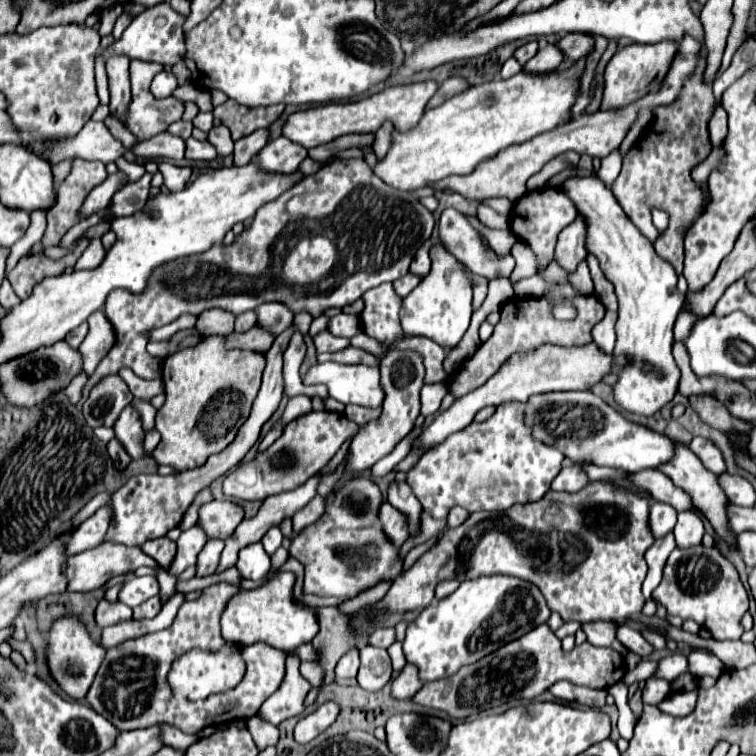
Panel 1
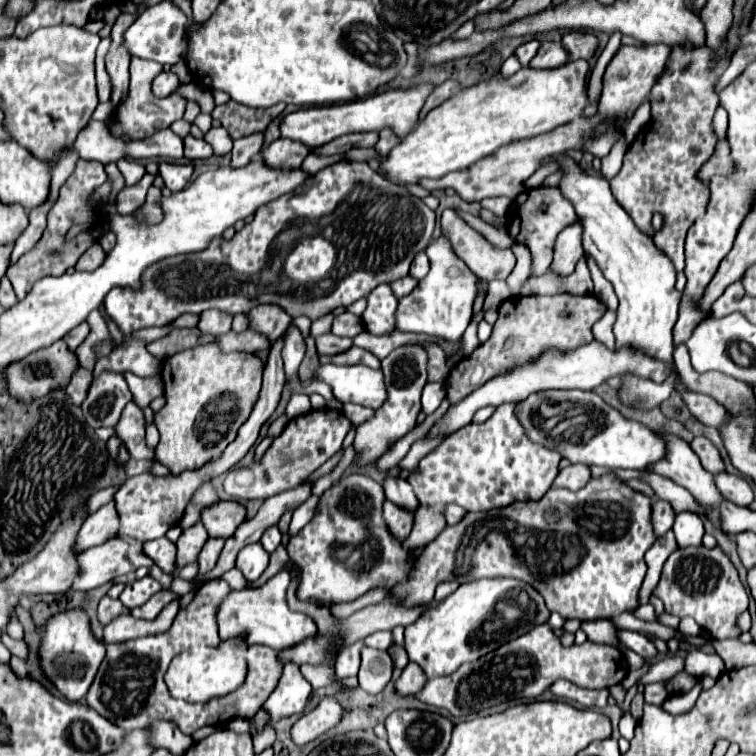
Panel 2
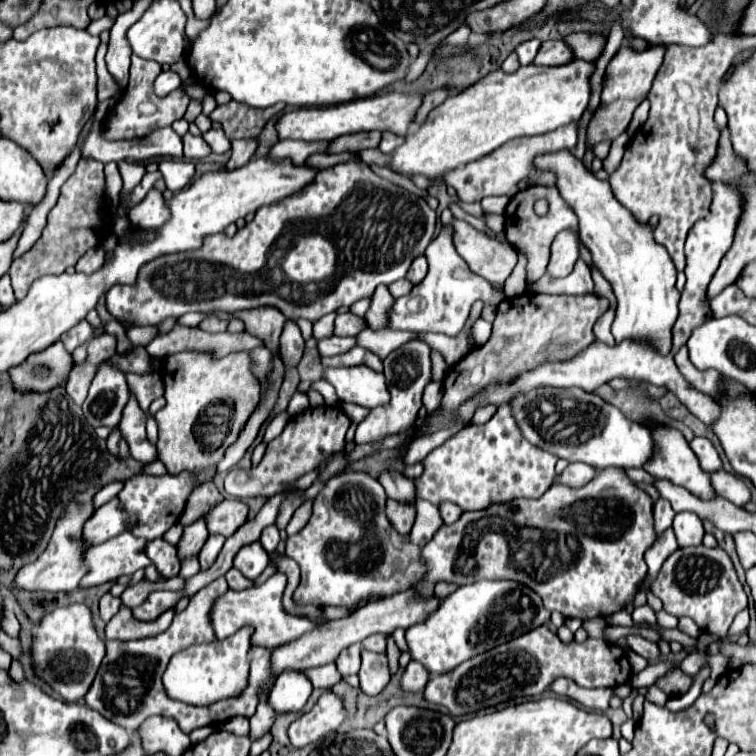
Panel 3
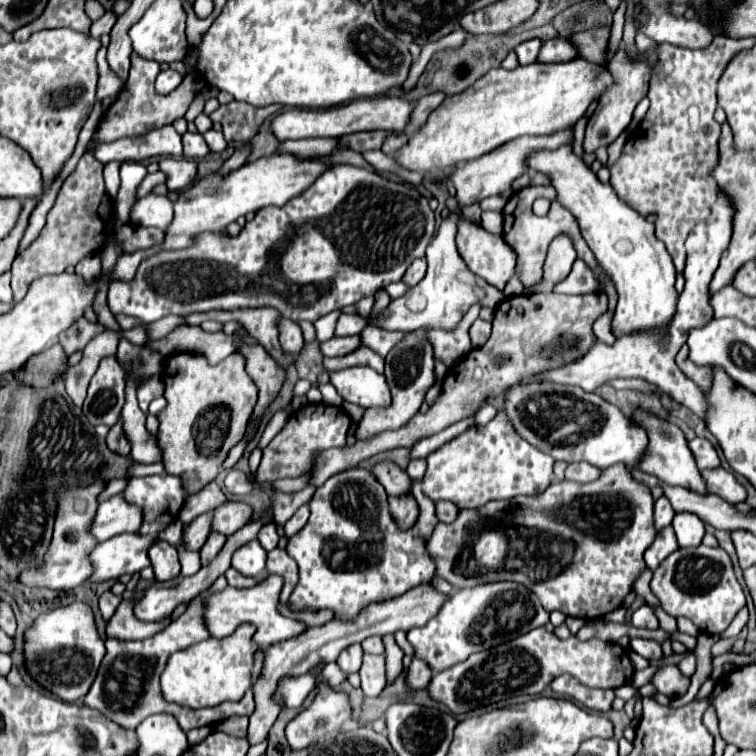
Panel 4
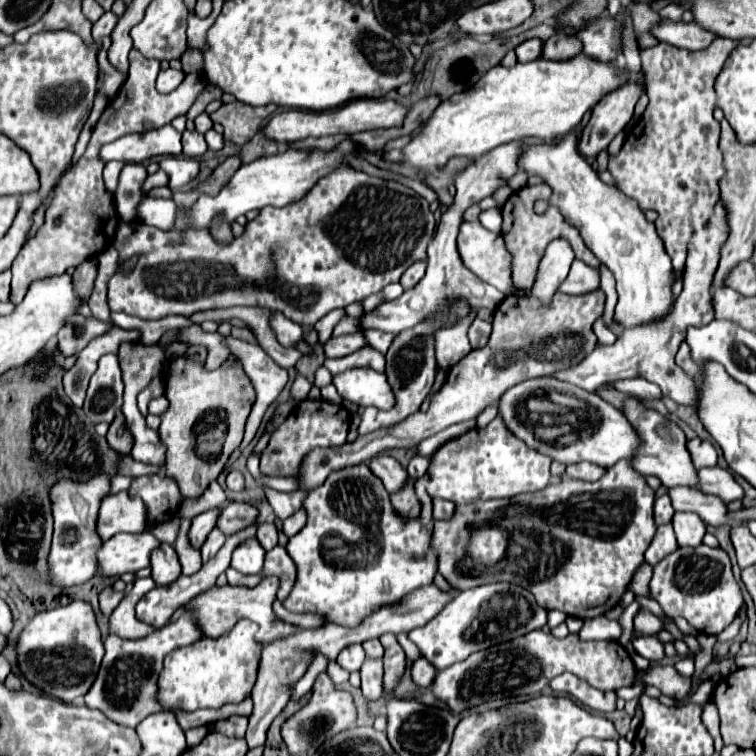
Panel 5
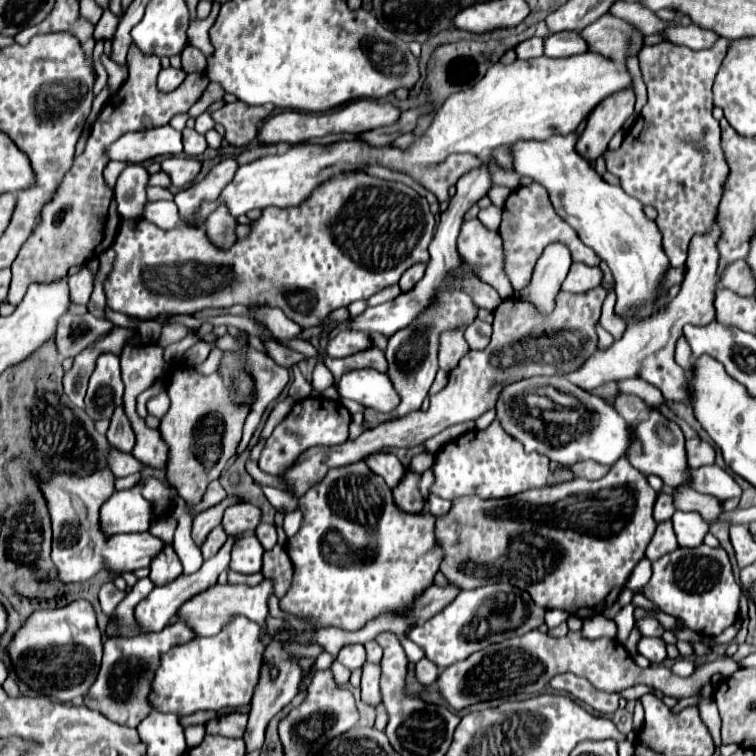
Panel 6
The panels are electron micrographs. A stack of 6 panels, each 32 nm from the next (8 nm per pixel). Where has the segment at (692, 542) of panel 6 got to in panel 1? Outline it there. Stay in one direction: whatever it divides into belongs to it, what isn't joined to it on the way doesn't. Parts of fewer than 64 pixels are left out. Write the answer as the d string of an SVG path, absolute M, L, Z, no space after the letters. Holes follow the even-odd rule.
M694 510L680 512L678 514L678 522L674 526L674 536L676 536L678 548L698 546L702 542L702 536L704 536L702 518Z

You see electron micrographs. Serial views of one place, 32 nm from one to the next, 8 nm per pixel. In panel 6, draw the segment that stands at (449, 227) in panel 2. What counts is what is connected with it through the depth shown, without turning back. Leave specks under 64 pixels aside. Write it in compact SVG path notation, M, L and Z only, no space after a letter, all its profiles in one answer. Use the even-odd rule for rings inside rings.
M478 218L462 224L458 236L458 252L460 256L478 268L480 280L490 284L502 300L512 298L512 286L504 276L504 254L502 254L502 238L498 232L486 228Z

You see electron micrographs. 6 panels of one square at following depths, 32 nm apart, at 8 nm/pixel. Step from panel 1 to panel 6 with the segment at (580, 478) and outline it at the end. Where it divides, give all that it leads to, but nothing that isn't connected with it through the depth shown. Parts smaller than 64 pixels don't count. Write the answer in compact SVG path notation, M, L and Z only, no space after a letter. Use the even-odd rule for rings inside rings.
M582 460L582 462L578 462L578 464L572 466L572 472L574 472L578 478L586 478L586 480L602 478L608 470L610 470L610 466L596 464L594 460Z

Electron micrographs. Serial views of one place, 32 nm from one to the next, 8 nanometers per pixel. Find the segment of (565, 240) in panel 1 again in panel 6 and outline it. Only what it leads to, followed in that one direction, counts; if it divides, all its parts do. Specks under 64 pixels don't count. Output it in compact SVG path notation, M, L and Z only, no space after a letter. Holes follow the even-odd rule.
M562 244L546 246L534 266L530 284L518 292L520 300L532 304L540 314L550 314L554 310L554 300L570 270L570 264L572 258L568 248Z

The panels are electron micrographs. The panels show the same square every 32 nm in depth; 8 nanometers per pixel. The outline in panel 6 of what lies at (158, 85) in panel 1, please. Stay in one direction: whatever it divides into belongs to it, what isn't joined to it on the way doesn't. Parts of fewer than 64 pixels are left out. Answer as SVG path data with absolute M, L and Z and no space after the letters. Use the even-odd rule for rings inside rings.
M170 66L170 68L166 68L166 70L160 72L160 76L158 76L158 88L162 92L172 92L172 90L176 90L184 82L186 76L188 74L182 68L172 68Z

